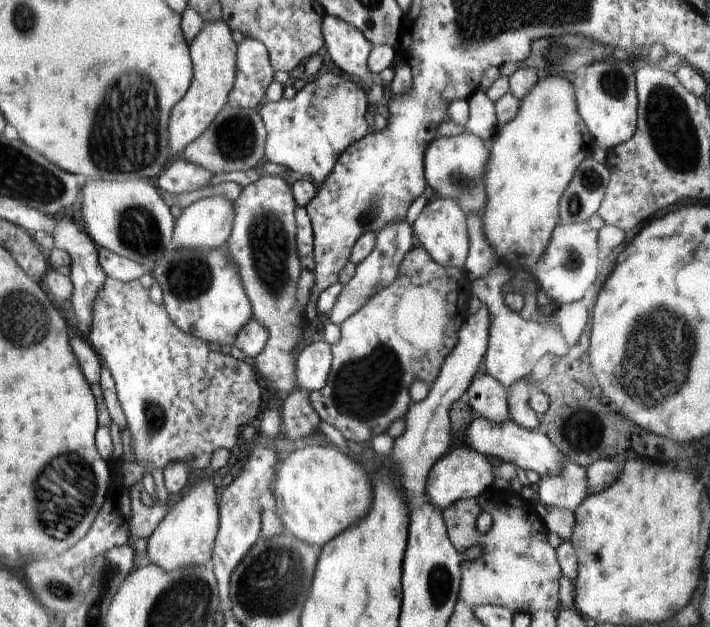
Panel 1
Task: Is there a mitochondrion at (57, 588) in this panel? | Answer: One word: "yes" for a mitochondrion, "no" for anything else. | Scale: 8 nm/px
yes

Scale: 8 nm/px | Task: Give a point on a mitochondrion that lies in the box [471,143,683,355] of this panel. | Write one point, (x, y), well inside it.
(591, 179)

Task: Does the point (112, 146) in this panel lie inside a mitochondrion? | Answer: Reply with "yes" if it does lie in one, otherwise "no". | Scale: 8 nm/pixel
yes

